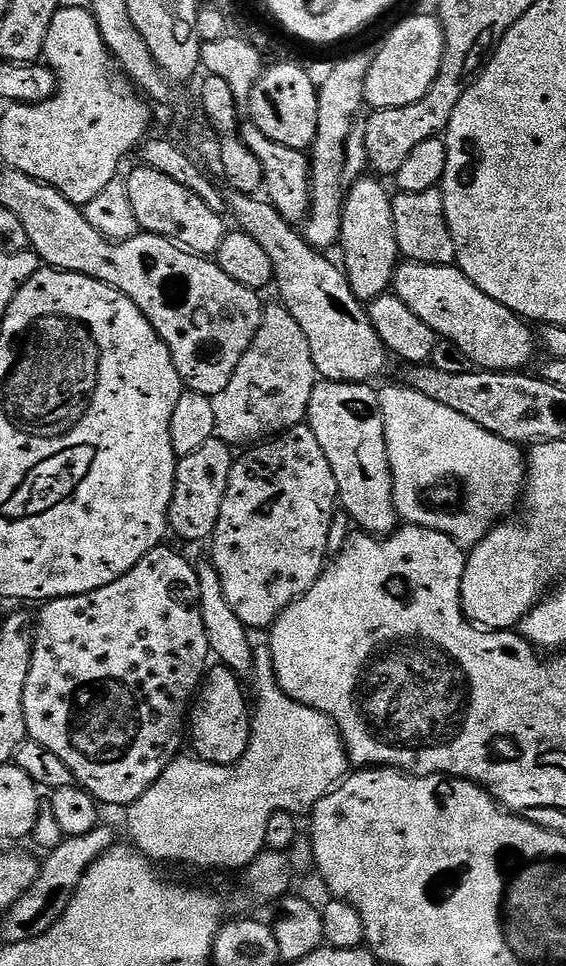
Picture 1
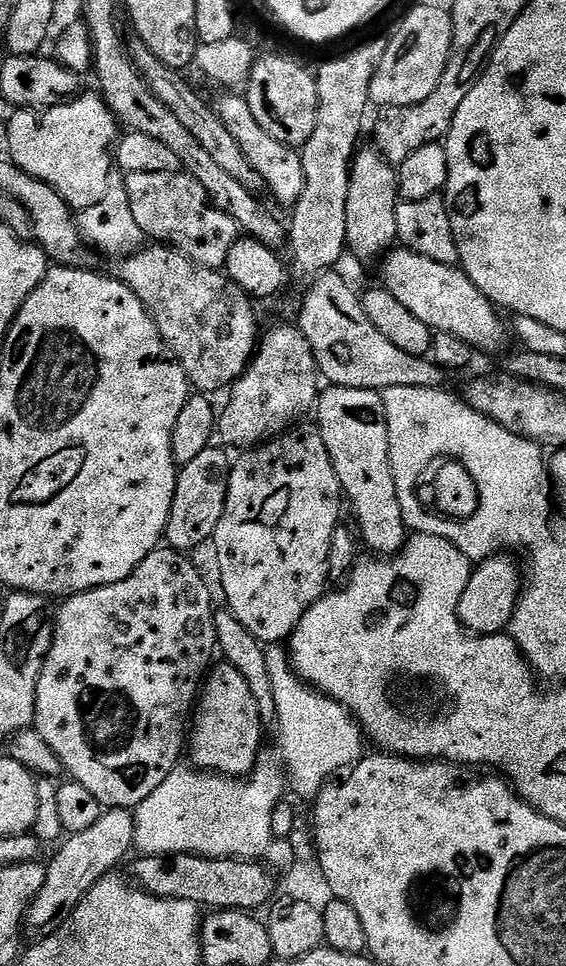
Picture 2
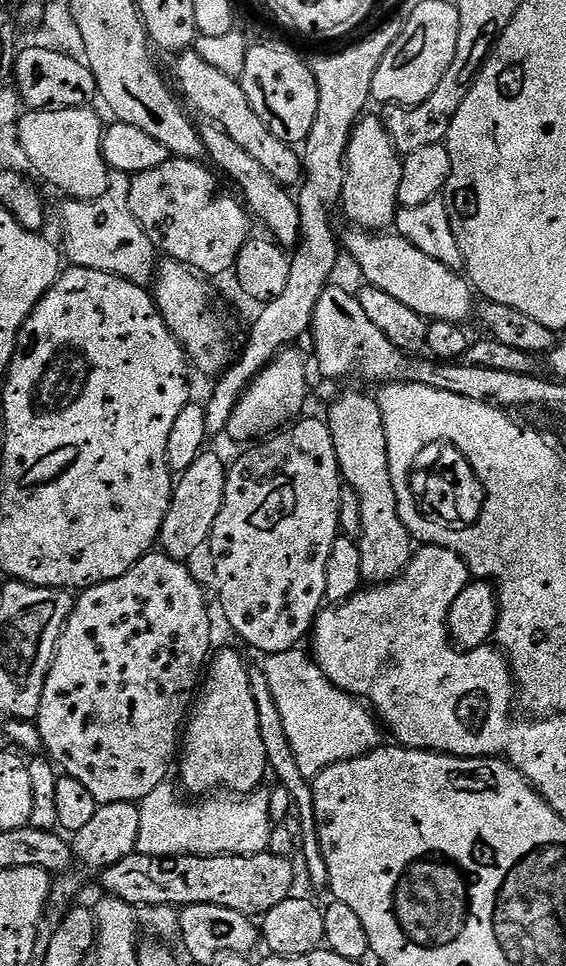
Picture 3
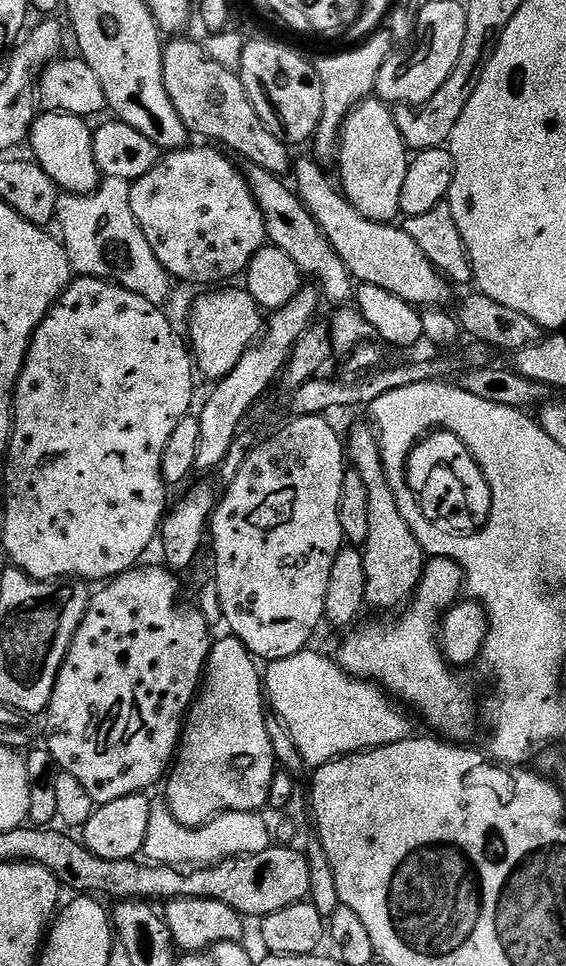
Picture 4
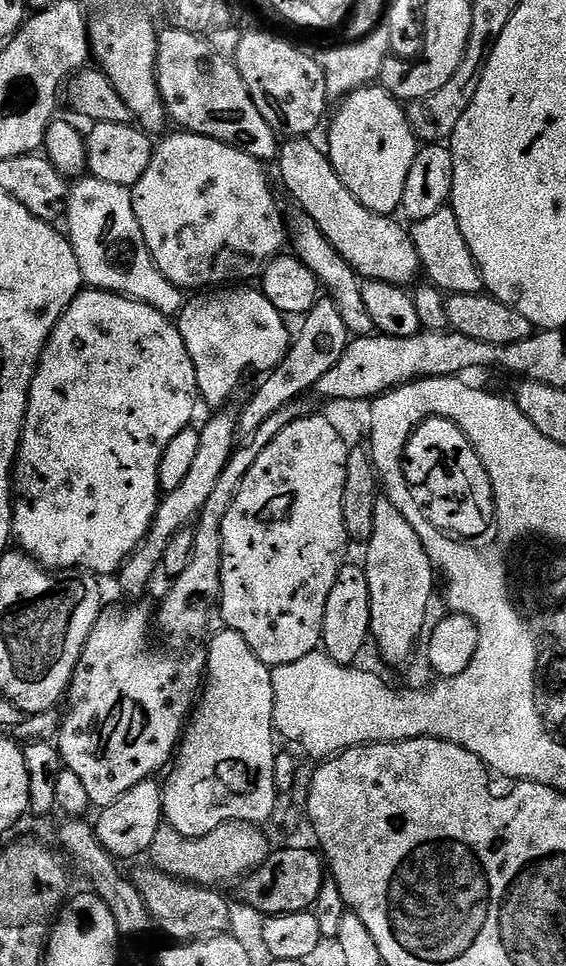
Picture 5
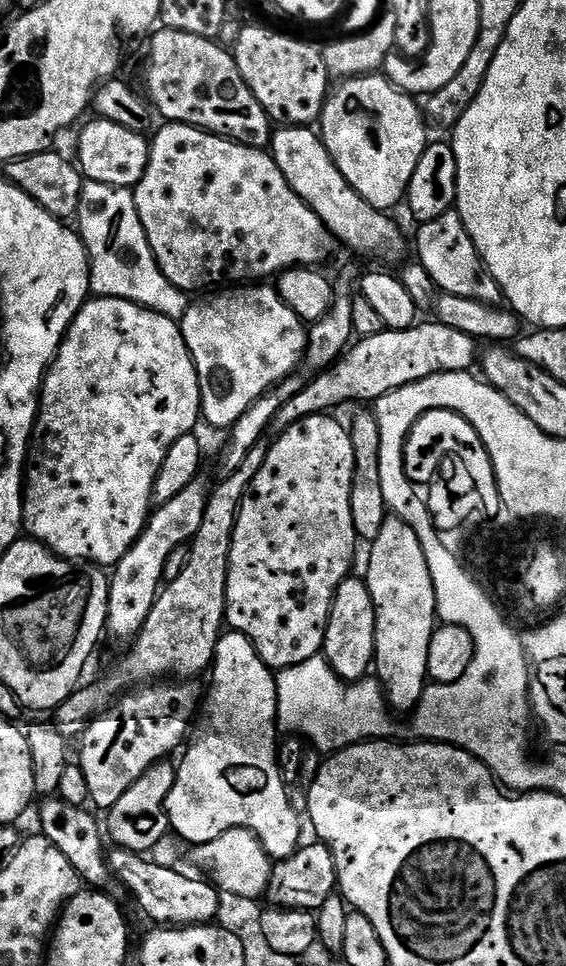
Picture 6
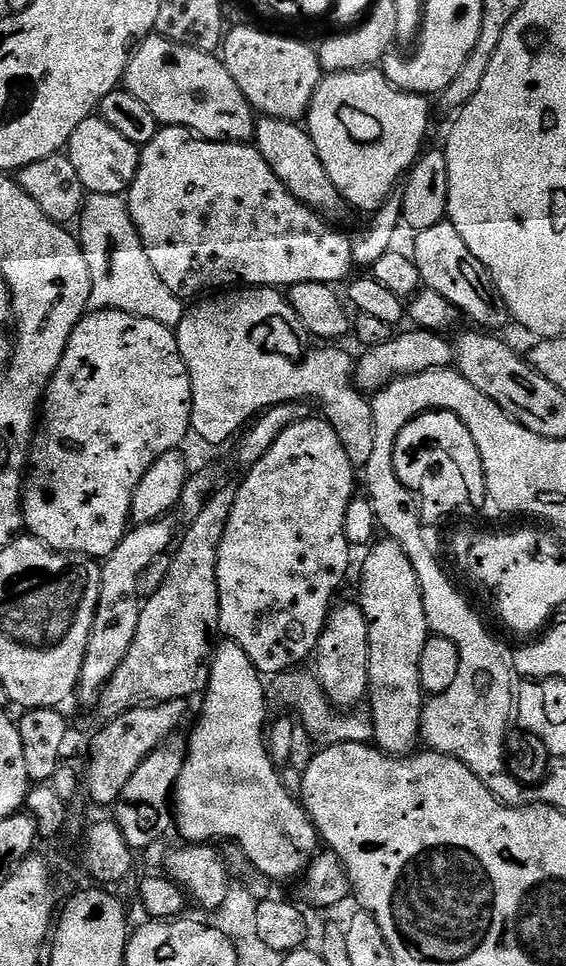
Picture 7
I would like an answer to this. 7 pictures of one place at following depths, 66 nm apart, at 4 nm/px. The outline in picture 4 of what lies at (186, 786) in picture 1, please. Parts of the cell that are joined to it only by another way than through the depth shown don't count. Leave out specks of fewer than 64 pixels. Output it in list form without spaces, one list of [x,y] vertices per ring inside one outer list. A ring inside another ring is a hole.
[[[305,650],[290,658],[273,660],[262,672],[267,703],[284,724],[298,754],[309,769],[315,770],[342,756],[354,756],[357,752],[368,752],[371,748],[397,744],[413,735],[412,724],[404,713],[407,711],[393,703],[379,684],[357,680],[355,676],[349,676],[333,657],[331,660],[320,652],[312,651]],[[166,806],[153,807],[150,814],[150,830],[146,834],[143,855],[151,863],[165,866],[207,866],[230,860],[237,856],[253,856],[265,852],[270,846],[268,840],[268,824],[263,820],[263,815],[255,812],[226,812],[216,817],[215,820],[204,824],[201,828],[187,828],[172,817],[172,811]]]

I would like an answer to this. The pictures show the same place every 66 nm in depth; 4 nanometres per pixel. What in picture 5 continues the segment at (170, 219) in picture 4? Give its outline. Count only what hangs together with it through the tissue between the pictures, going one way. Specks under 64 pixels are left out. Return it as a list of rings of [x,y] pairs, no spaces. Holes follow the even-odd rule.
[[[176,130],[173,136],[165,135],[164,141],[155,145],[150,166],[146,166],[146,174],[138,178],[138,182],[132,188],[132,201],[134,202],[134,214],[138,218],[138,226],[142,226],[142,238],[146,238],[146,246],[158,266],[158,270],[167,278],[174,287],[181,290],[208,290],[213,286],[224,286],[229,282],[248,282],[251,278],[259,277],[268,261],[285,251],[286,241],[289,239],[289,229],[286,227],[286,216],[280,213],[280,204],[272,193],[272,184],[264,173],[265,165],[261,161],[250,158],[242,150],[238,150],[229,144],[218,142],[214,138],[199,136],[193,132]]]

